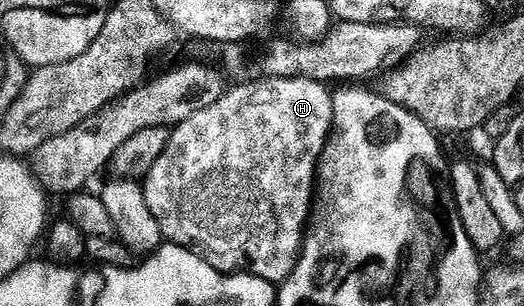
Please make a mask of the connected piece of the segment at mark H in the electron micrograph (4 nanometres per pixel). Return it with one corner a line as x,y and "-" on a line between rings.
294,76
293,78
258,78
252,84
239,84
223,93
223,96
207,111
193,114
185,122
181,122
170,133
170,140
164,153
157,158
152,168
142,181
143,196
146,198
149,210
156,216
160,224
160,230
170,243
190,246
195,250
202,250
212,257
220,256
231,264
236,264
236,269
252,276
259,276
262,280
279,286
288,280
295,267
299,265
300,253
303,250
305,229
313,215
313,197
317,192
317,169
319,167
319,155
323,153
323,147
327,144
327,137
331,134
331,125
335,118
332,93
327,92
328,85
318,80

